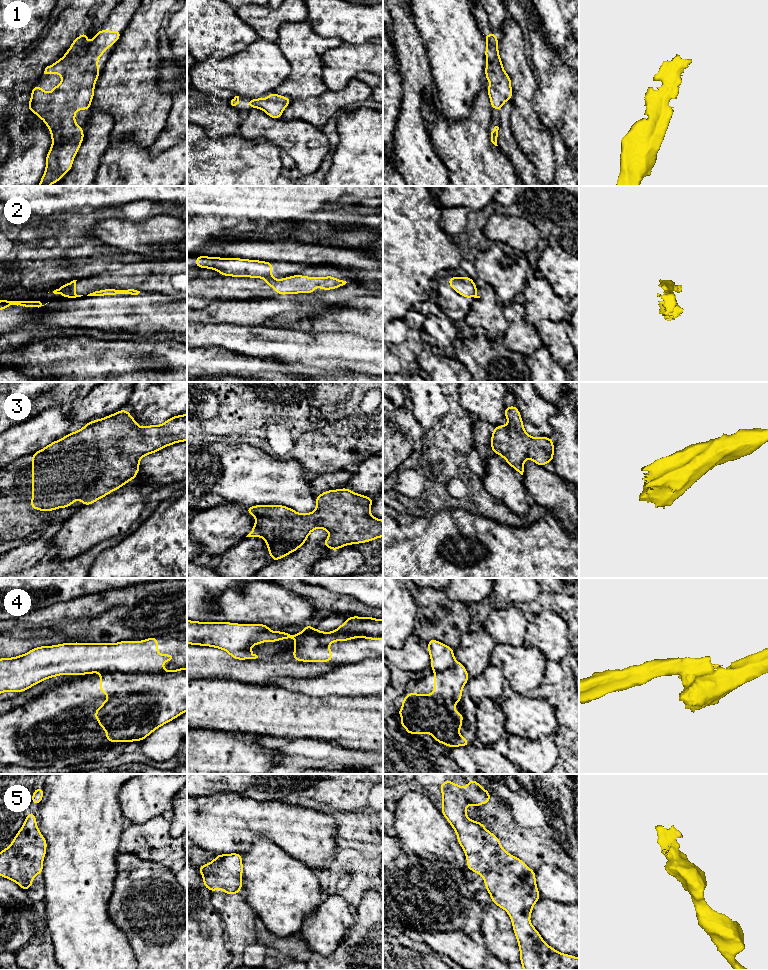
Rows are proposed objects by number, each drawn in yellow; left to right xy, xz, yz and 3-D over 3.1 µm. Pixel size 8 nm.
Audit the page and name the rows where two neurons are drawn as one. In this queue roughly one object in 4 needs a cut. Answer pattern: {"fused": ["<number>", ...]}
{"fused": ["2", "4"]}

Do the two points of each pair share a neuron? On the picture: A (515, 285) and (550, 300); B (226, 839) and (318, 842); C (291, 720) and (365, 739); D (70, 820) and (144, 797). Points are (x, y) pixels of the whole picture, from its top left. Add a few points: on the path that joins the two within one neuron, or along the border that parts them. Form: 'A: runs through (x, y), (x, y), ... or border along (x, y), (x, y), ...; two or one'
A: border along (529, 267), (526, 273), (526, 285), (522, 291); two
B: runs through (249, 828), (295, 829); one
C: runs through (309, 720), (347, 721); one
D: border along (124, 784), (118, 796), (118, 803), (123, 817); two

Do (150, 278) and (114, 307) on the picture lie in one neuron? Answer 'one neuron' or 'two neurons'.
two neurons

